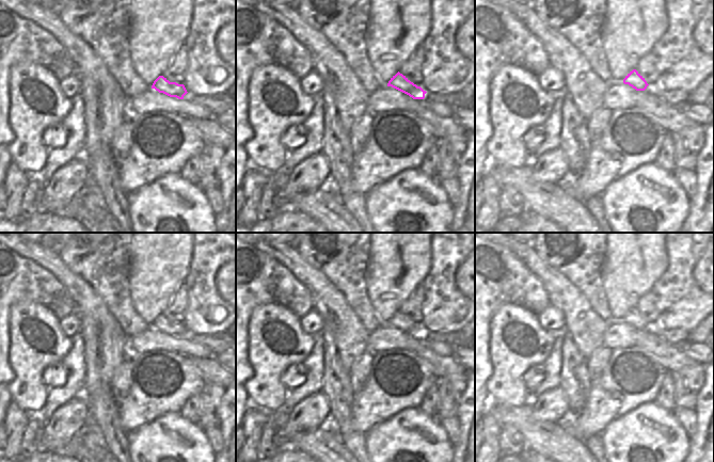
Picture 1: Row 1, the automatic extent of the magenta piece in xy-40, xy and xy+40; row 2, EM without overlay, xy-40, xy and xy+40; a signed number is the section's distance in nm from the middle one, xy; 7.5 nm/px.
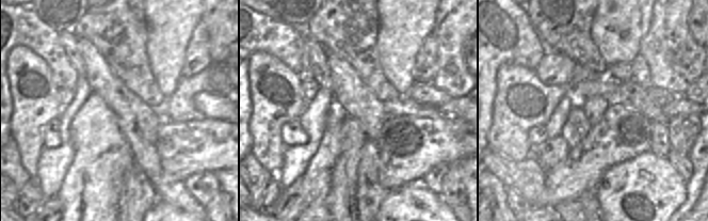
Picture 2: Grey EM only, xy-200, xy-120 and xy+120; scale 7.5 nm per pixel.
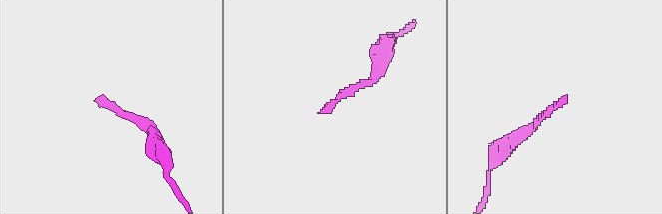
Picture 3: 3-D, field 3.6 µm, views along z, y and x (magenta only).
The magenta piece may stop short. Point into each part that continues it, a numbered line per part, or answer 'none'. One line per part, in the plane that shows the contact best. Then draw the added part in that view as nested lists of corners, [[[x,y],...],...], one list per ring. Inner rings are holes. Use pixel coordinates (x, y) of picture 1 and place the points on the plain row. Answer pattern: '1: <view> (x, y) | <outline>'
none

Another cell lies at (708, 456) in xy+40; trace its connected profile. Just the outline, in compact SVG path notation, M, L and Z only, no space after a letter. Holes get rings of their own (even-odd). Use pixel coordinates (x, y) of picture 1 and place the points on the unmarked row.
M714 436L712 439L707 437L704 452L698 462L714 462Z

